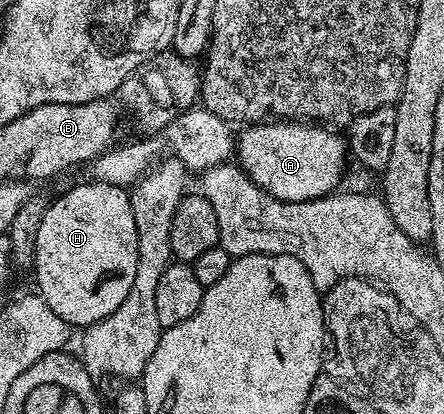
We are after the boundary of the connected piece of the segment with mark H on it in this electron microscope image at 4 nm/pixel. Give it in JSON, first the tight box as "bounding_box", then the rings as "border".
{"bounding_box":[32,179,139,326],"border":[[[90,179],[89,184],[77,184],[74,188],[69,188],[57,201],[50,203],[43,214],[43,222],[39,222],[39,238],[35,238],[35,258],[33,259],[32,271],[37,272],[37,288],[41,299],[59,314],[71,326],[88,326],[107,318],[119,307],[119,302],[127,298],[127,290],[131,290],[131,282],[135,282],[135,262],[137,261],[137,251],[139,242],[137,241],[137,231],[135,230],[135,214],[131,214],[131,202],[129,201],[129,192],[126,189],[115,186],[114,184],[105,184],[102,180]]]}

